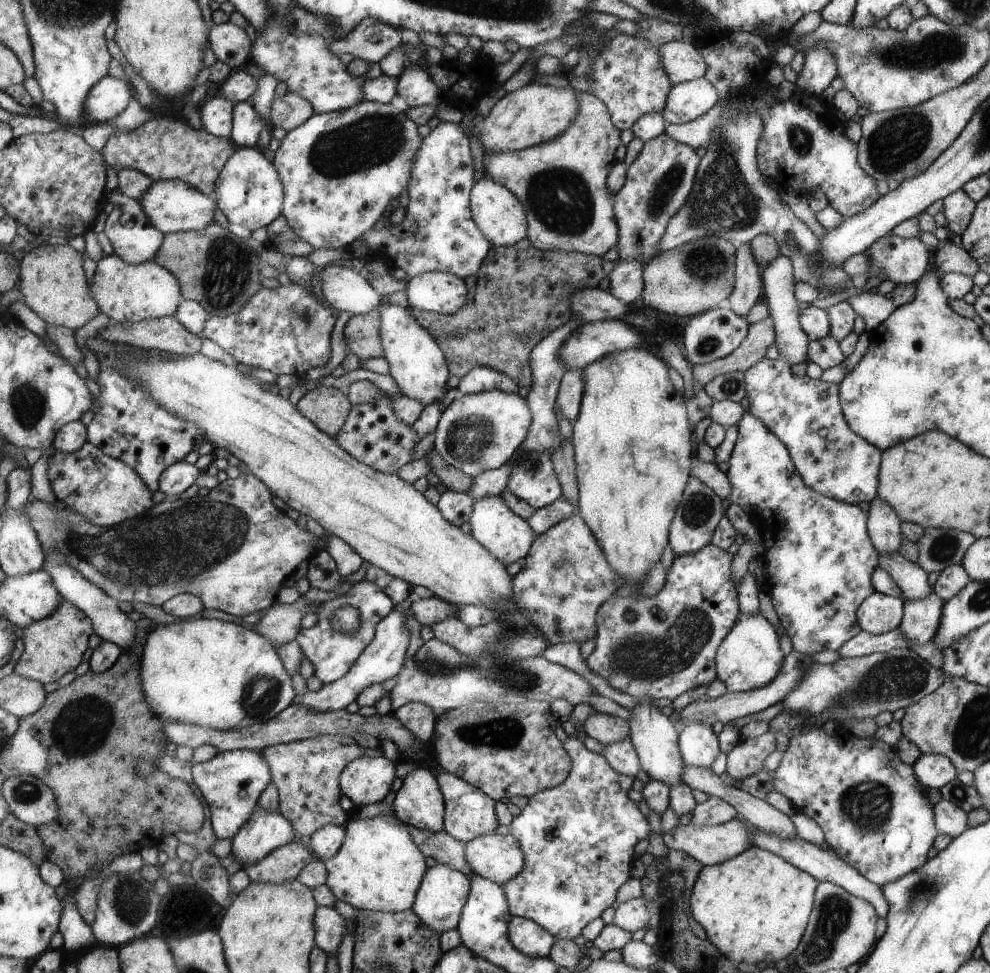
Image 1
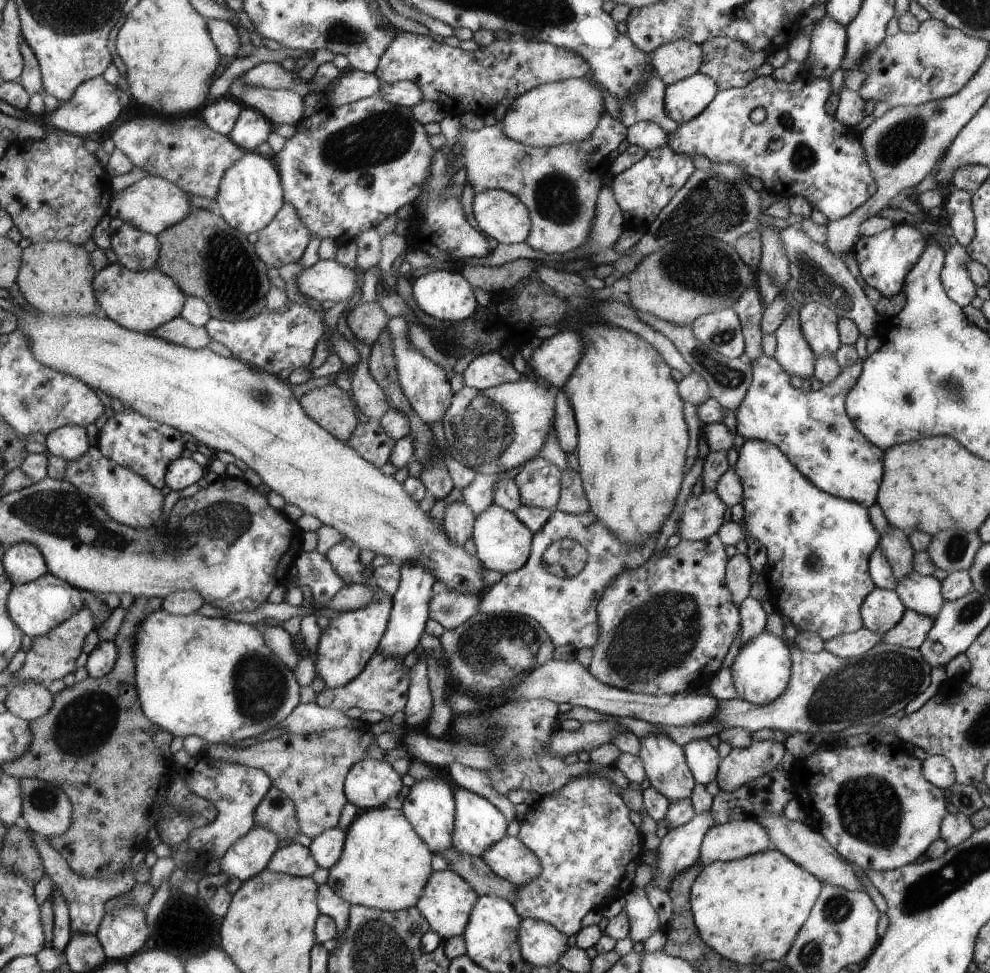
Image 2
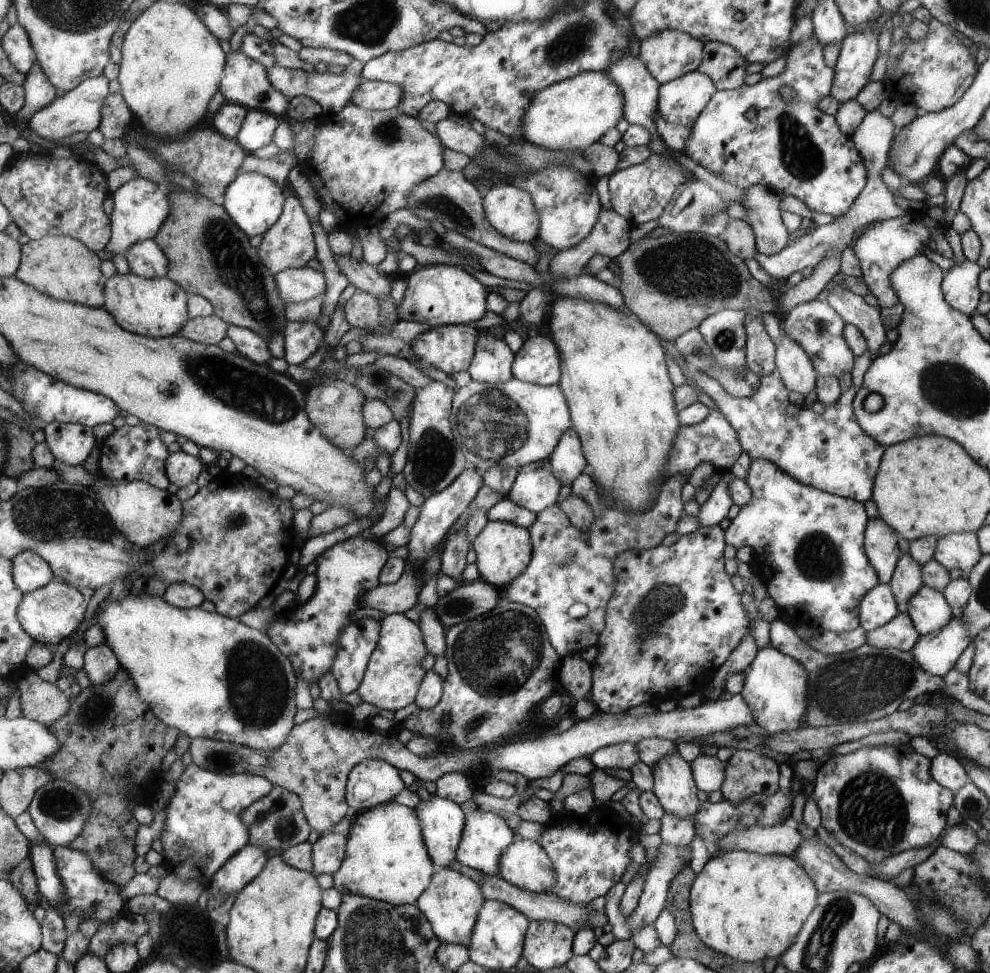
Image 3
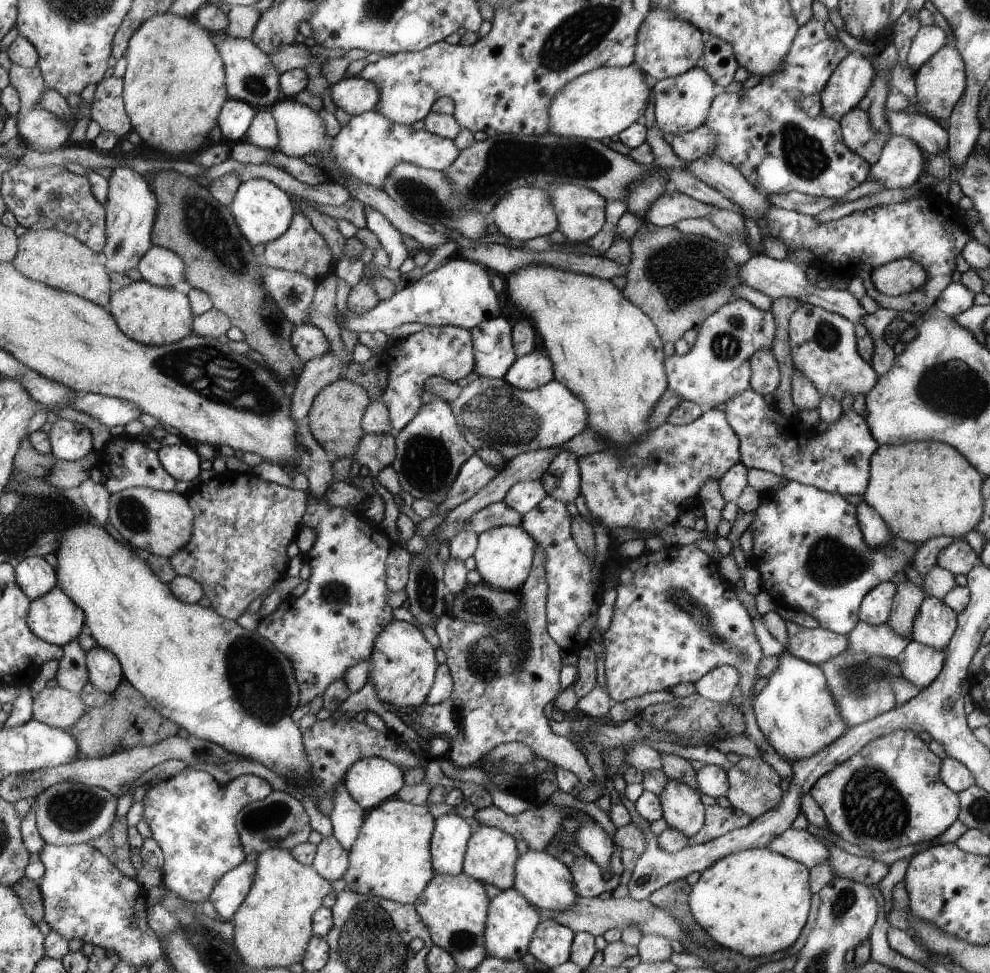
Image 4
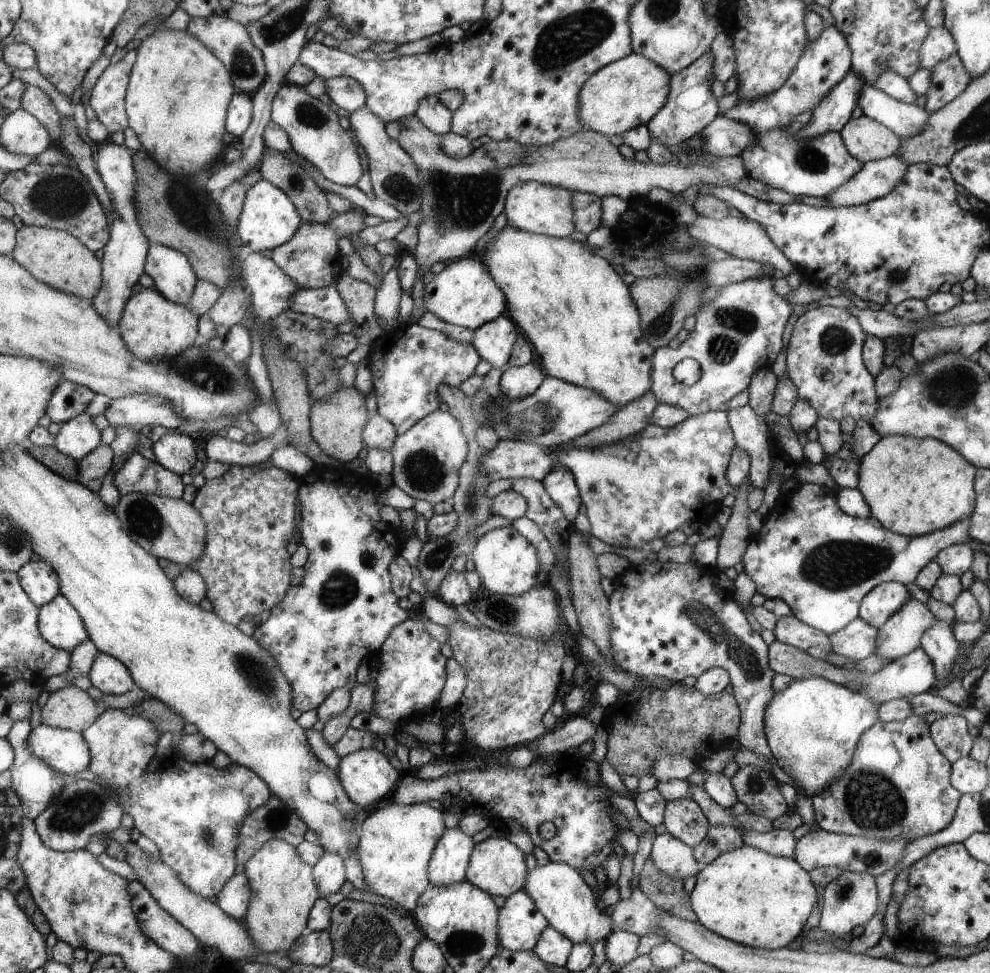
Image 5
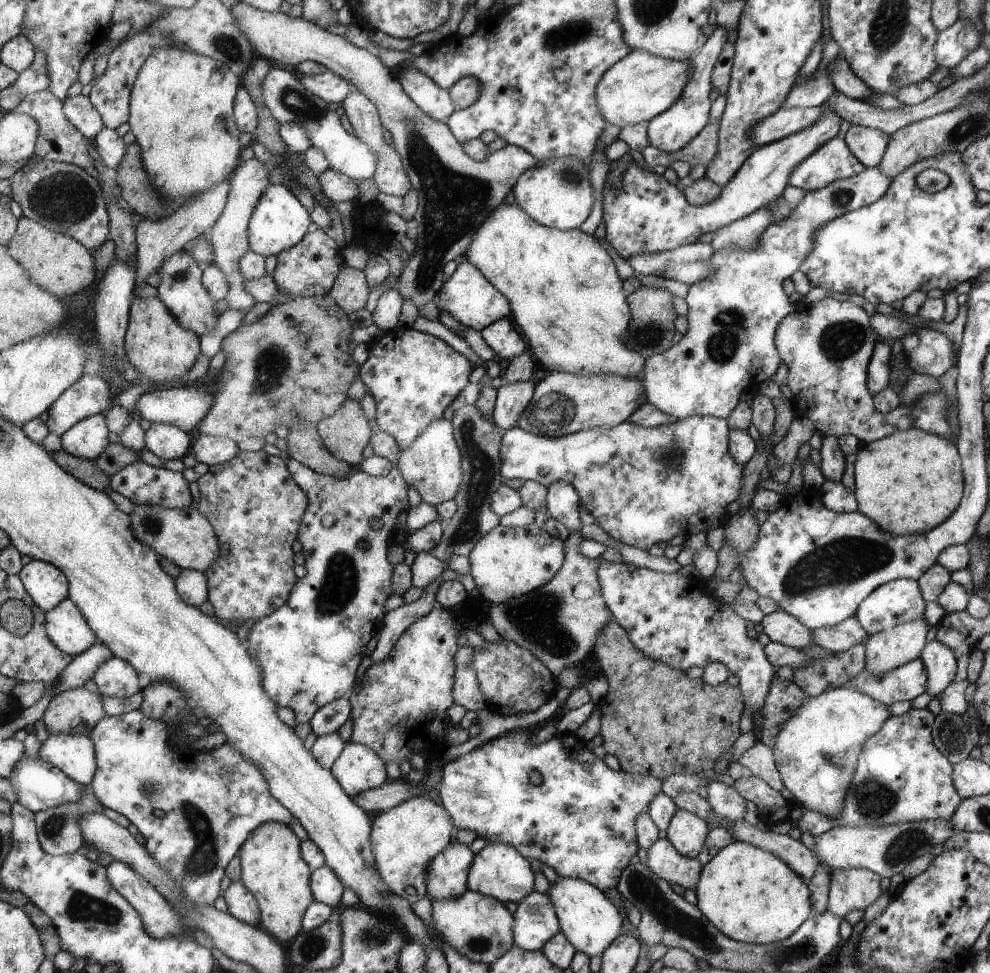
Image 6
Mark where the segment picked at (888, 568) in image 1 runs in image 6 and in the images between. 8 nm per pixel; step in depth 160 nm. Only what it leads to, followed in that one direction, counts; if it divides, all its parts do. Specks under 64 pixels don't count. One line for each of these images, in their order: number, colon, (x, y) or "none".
2: (922, 594)
3: (928, 610)
4: (933, 625)
5: (937, 641)
6: (940, 663)

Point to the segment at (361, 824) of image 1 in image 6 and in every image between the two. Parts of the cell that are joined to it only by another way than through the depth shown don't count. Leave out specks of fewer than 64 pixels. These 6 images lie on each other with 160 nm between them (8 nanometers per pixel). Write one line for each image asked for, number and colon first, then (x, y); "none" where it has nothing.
2: (385, 864)
3: (387, 859)
4: (392, 857)
5: (398, 841)
6: (406, 839)

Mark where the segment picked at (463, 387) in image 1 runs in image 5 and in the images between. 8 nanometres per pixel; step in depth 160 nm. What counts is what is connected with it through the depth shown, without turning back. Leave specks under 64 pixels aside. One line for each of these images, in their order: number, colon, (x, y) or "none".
2: (491, 369)
3: (493, 362)
4: (494, 346)
5: (495, 341)

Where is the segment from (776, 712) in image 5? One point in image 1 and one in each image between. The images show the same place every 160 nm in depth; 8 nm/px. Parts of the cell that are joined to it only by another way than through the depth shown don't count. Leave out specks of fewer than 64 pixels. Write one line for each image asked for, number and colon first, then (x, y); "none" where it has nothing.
1: (749, 657)
2: (760, 670)
3: (776, 688)
4: (796, 712)

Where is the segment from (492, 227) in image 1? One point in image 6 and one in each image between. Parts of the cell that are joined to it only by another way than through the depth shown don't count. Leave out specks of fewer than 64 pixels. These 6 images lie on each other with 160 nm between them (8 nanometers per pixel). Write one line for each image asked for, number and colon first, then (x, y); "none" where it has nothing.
2: (502, 215)
3: (511, 210)
4: (526, 212)
5: (537, 208)
6: (557, 193)

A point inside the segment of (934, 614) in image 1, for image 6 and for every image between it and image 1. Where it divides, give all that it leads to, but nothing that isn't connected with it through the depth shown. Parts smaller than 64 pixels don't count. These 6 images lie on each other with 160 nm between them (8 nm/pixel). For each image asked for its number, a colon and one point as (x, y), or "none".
2: (911, 630)
3: (899, 633)
4: (882, 641)
5: (856, 640)
6: (837, 638)

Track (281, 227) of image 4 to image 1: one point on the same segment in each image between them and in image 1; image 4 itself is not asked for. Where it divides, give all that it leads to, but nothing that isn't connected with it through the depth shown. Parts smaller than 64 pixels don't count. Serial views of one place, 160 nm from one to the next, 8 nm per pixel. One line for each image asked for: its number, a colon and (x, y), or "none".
1: (250, 192)
2: (252, 193)
3: (256, 202)

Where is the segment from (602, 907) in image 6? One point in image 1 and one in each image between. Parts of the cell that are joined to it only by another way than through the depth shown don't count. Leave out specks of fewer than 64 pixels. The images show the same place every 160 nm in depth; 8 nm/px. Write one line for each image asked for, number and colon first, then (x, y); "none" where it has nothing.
1: (497, 857)
2: (510, 859)
3: (525, 864)
4: (546, 883)
5: (560, 894)

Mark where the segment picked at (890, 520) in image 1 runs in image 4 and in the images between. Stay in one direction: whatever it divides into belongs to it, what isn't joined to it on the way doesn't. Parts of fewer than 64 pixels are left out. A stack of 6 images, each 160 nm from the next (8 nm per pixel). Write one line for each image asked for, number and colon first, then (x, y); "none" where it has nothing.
2: (895, 544)
3: (906, 580)
4: (906, 601)

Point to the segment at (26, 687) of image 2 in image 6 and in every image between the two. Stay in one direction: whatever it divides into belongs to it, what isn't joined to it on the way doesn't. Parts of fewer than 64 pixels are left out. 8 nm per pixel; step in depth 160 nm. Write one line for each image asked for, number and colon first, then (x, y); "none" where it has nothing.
3: (42, 701)
4: (58, 707)
5: (71, 708)
6: (77, 711)

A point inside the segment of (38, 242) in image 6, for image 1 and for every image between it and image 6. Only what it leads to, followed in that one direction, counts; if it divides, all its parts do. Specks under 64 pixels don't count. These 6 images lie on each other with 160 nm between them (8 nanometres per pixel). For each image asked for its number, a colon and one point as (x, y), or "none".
1: (53, 284)
2: (56, 276)
3: (61, 266)
4: (58, 259)
5: (60, 259)

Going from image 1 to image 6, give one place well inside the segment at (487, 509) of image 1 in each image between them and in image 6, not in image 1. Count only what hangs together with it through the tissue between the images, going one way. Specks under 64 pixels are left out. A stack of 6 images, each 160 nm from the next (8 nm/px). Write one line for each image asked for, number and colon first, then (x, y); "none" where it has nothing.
2: (502, 541)
3: (504, 549)
4: (504, 554)
5: (506, 562)
6: (507, 563)

